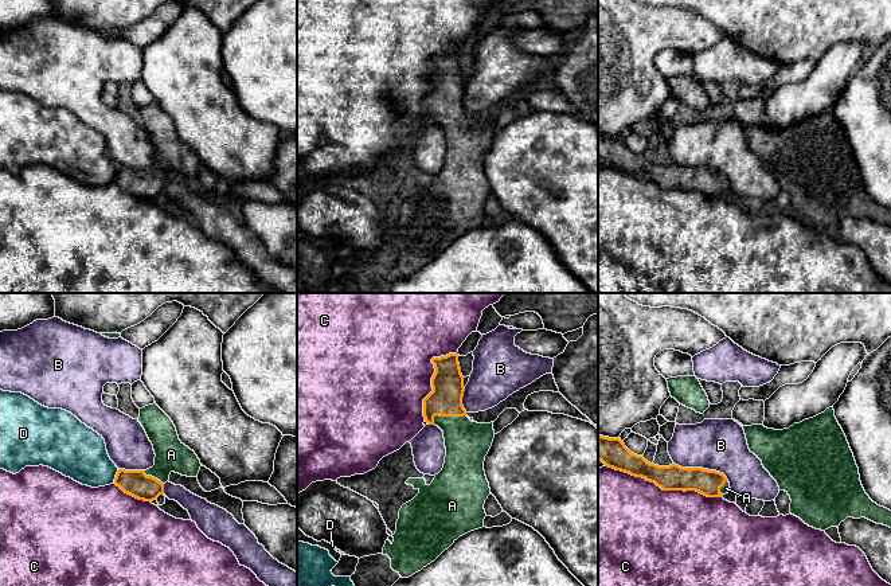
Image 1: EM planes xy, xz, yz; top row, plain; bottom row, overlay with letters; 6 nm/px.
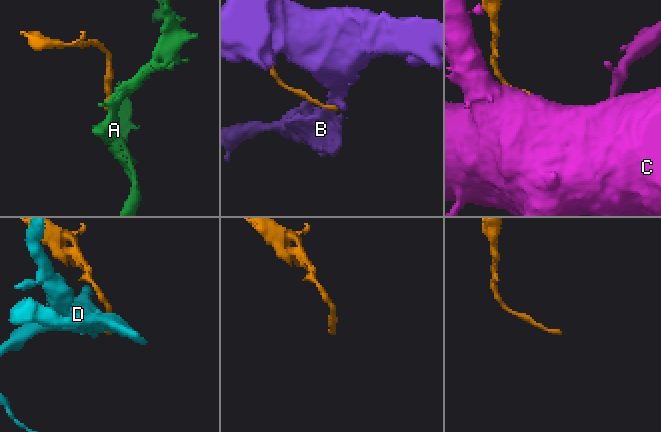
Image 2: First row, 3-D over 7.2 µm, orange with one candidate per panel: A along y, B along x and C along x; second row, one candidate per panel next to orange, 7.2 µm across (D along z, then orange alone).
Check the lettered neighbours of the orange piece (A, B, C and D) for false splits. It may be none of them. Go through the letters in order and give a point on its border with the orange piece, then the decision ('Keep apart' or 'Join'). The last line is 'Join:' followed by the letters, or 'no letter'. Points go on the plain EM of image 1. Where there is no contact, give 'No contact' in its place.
A: Touches orange at xz (446, 114). Join
B: Touches orange at yz (700, 167). Keep apart
C: Touches orange at yz (663, 188). Keep apart
D: Touches orange at xy (116, 175). Keep apart
Join: A

